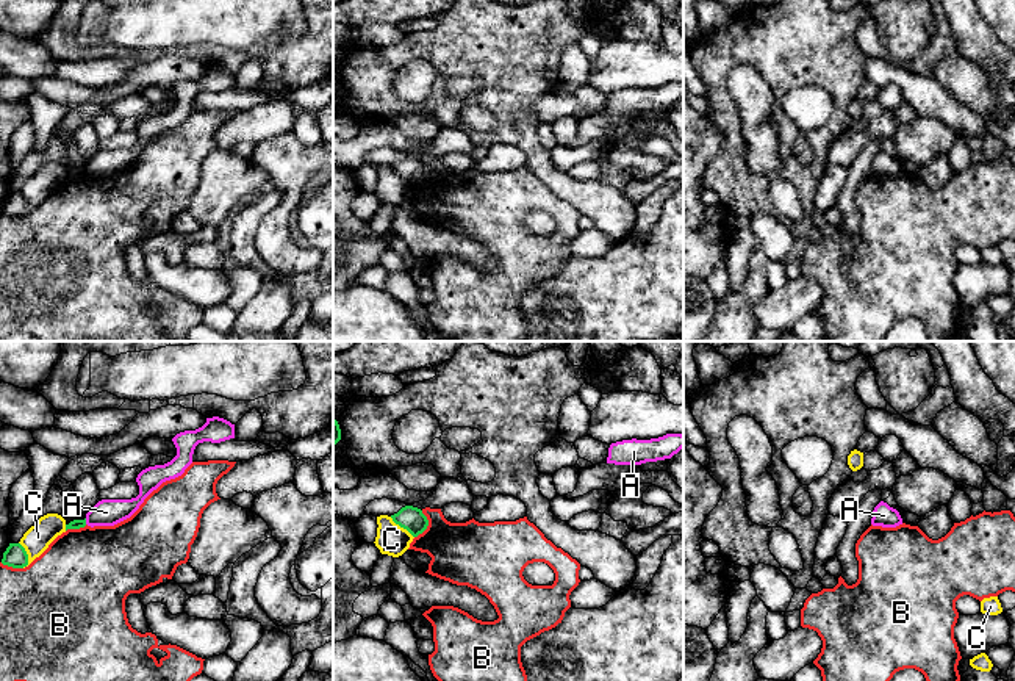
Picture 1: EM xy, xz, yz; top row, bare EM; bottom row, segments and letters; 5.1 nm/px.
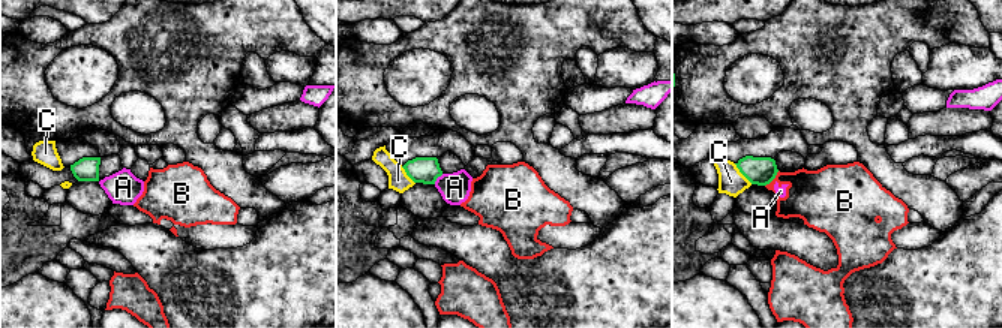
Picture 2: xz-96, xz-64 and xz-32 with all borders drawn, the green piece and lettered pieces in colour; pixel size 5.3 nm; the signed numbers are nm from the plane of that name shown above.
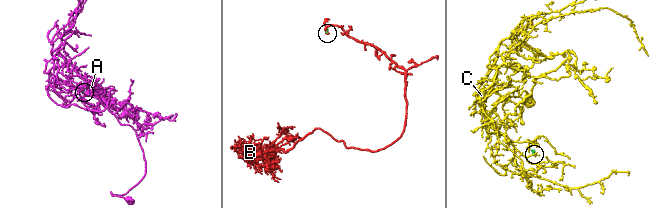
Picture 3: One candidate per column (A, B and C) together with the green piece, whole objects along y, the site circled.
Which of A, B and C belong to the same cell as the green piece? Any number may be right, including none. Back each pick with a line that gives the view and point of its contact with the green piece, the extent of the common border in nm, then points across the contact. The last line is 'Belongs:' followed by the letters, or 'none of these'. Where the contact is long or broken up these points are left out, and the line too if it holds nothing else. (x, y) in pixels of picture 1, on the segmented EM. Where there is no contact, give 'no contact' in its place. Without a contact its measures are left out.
Belongs: none of these

